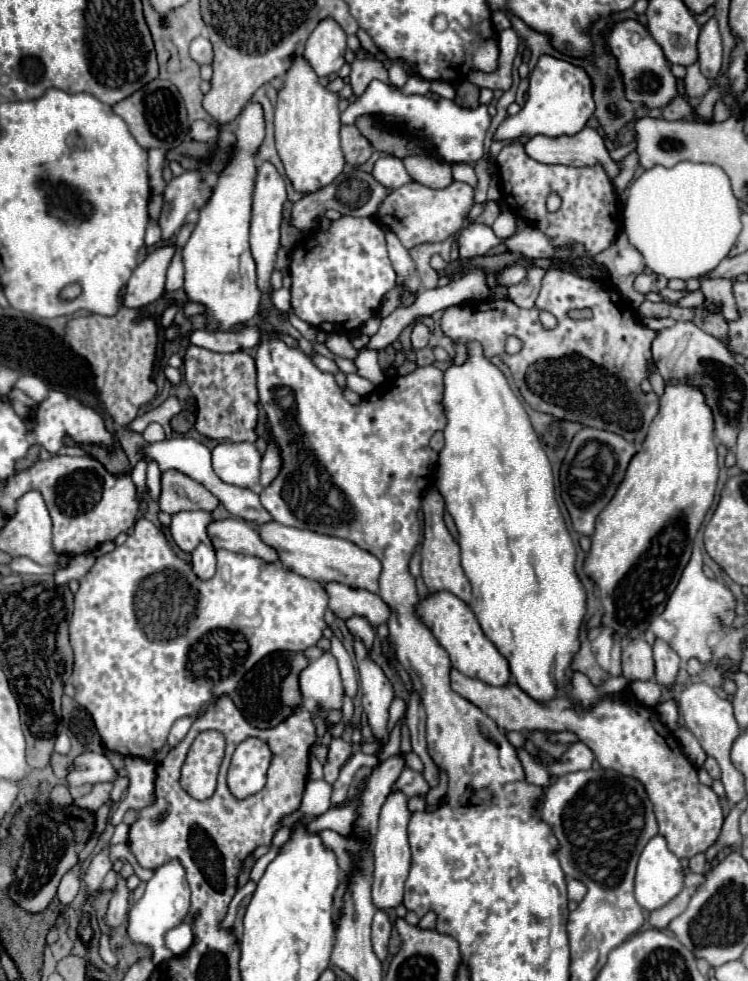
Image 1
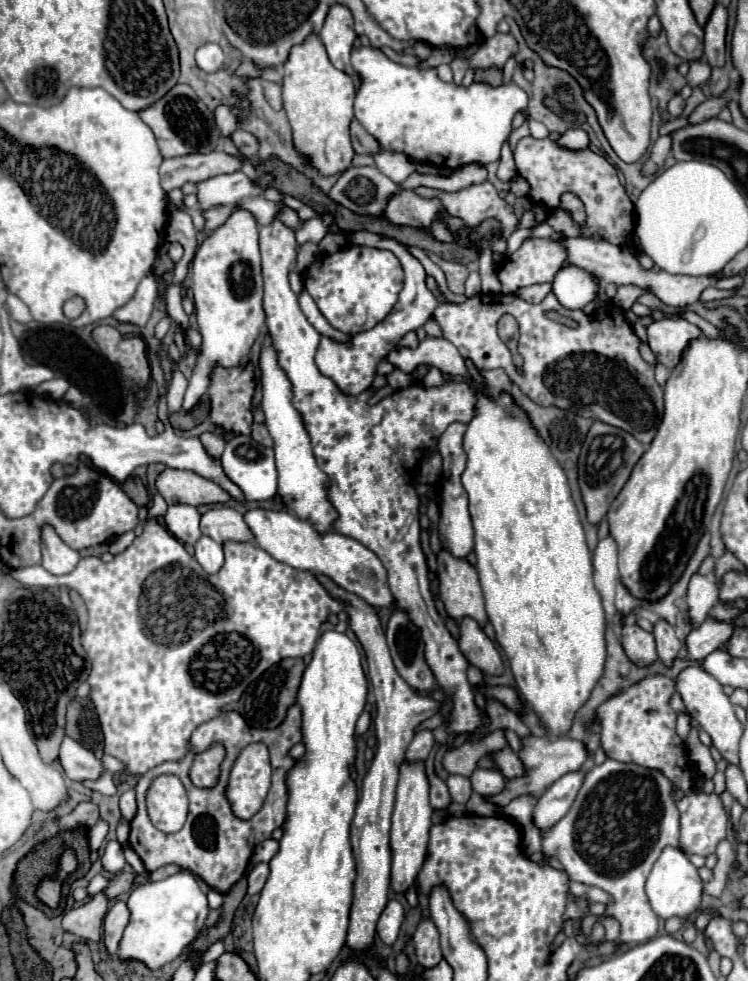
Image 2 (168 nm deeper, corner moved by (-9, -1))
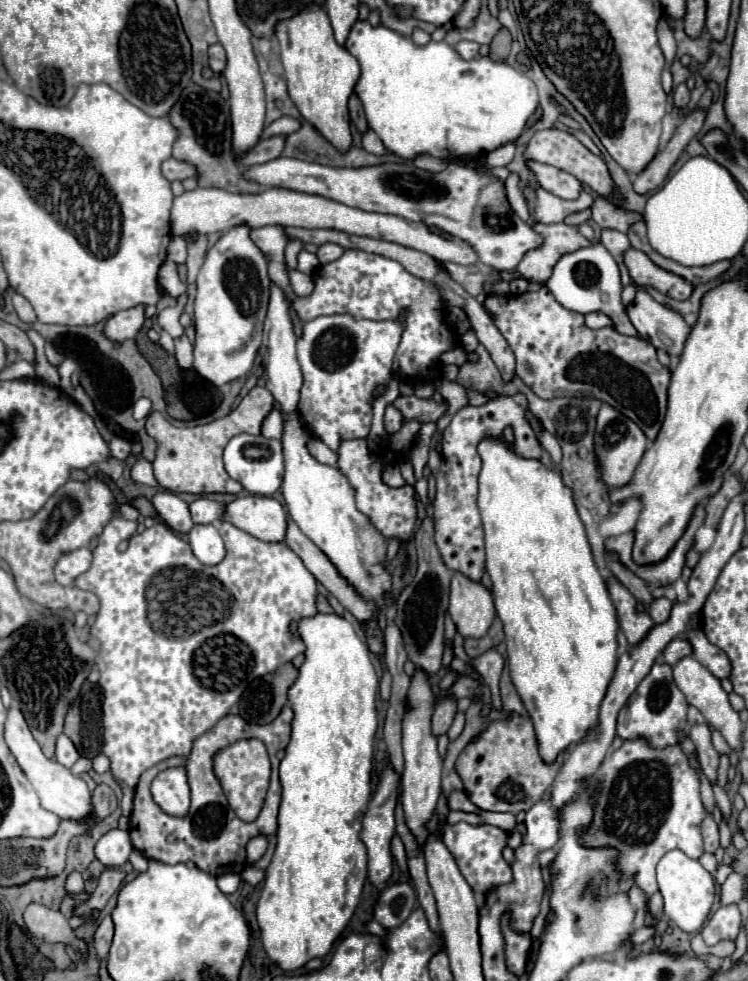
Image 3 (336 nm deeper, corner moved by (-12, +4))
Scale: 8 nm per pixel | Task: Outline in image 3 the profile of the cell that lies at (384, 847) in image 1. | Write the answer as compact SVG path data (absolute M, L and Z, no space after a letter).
M417 669L415 675L411 677L411 687L407 691L407 709L403 717L403 755L405 755L405 771L401 777L403 793L403 811L407 825L415 837L419 837L419 845L427 839L427 827L425 823L435 811L437 799L439 799L439 789L441 789L441 769L443 769L443 759L437 751L437 737L431 733L431 715L435 711L435 695L429 685L429 677L425 671Z

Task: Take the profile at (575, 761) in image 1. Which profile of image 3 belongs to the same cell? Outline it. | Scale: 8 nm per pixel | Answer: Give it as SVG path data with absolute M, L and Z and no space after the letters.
M513 713L505 721L491 721L477 735L475 743L469 743L461 751L461 755L455 761L455 771L463 781L469 801L481 811L517 815L521 811L529 811L539 799L549 795L568 750L559 753L555 763L543 763L543 759L537 753L537 741L531 719Z

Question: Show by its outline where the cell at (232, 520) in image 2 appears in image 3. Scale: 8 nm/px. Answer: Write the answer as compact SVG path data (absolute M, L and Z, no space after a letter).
M199 497L199 499L189 503L193 523L215 523L215 525L219 525L219 521L221 521L219 509L223 509L223 503L207 499L207 497Z

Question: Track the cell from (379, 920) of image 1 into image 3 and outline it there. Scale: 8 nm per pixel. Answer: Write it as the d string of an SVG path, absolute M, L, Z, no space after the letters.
M411 883L387 885L373 907L373 919L385 929L399 927L415 907L415 889Z

